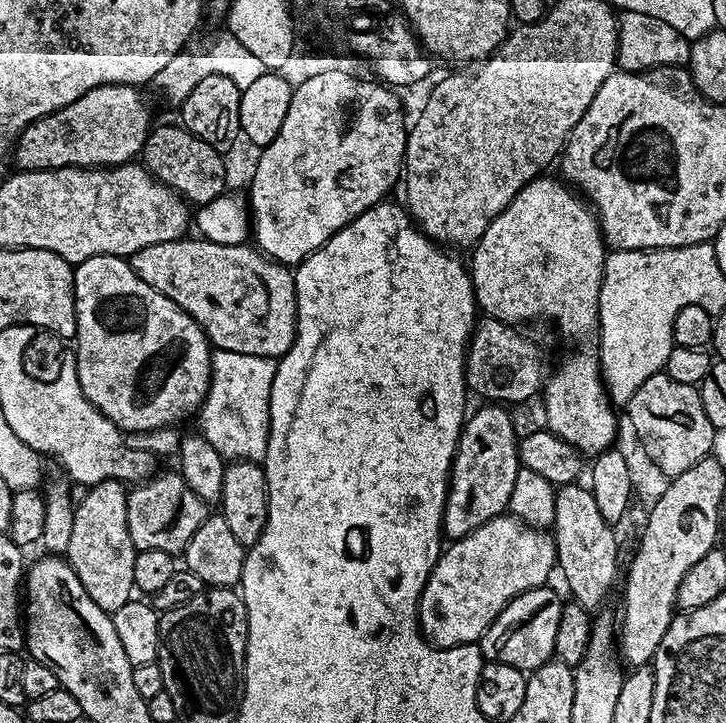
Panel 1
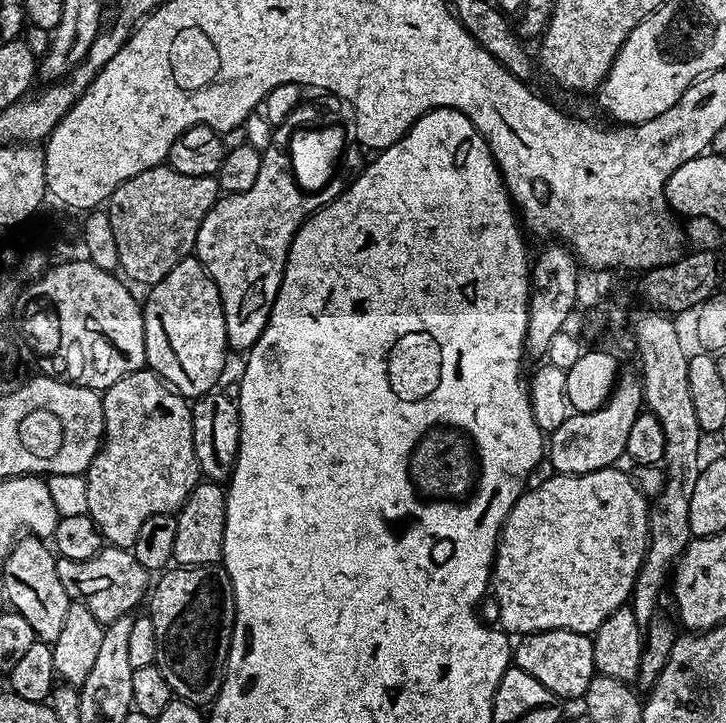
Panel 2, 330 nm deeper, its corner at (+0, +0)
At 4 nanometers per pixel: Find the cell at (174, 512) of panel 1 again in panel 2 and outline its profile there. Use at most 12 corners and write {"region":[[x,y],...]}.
{"region":[[145,366],[103,389],[86,515],[131,549],[200,483],[189,401]]}

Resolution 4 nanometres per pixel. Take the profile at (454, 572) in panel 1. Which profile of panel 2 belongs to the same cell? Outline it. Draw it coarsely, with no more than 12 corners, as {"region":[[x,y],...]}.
{"region":[[613,466],[520,493],[492,563],[509,634],[629,603],[650,500]]}

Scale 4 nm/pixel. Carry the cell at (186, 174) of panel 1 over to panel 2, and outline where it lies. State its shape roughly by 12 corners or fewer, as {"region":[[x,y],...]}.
{"region":[[167,162],[106,201],[119,271],[162,282],[221,195]]}

